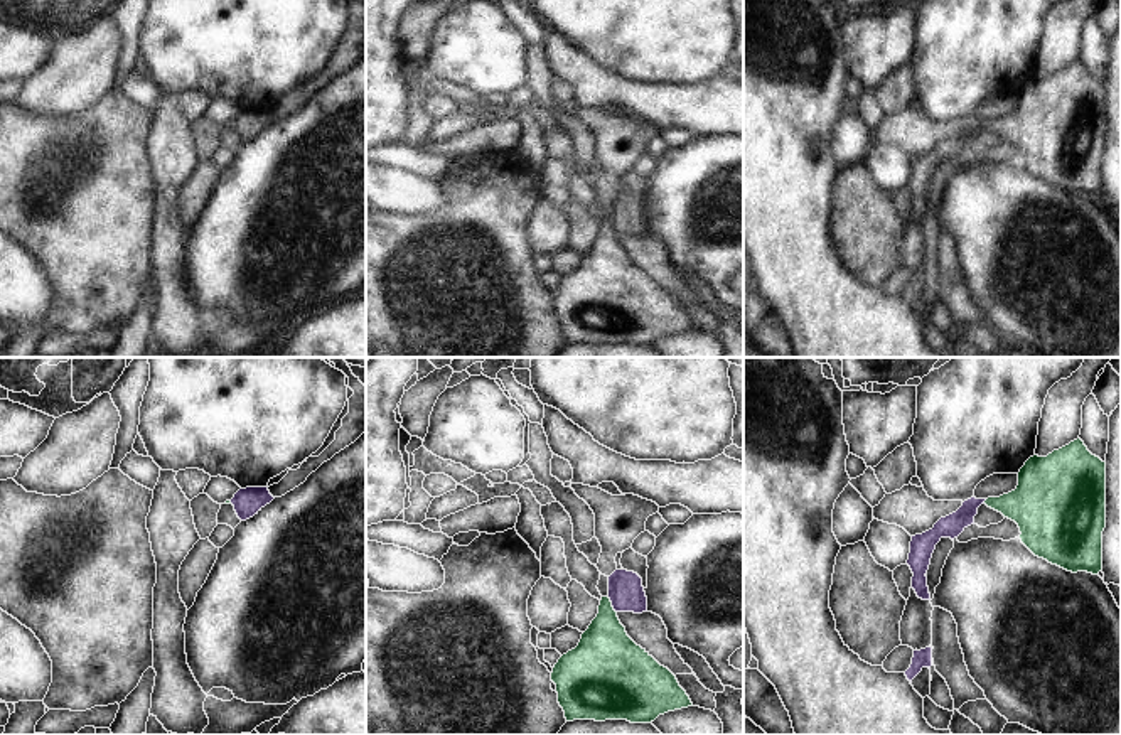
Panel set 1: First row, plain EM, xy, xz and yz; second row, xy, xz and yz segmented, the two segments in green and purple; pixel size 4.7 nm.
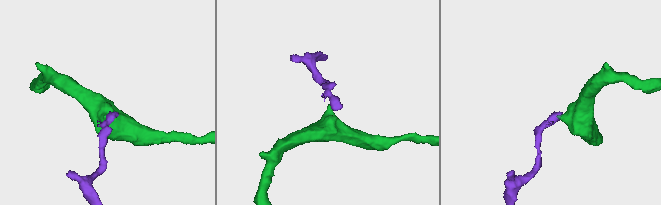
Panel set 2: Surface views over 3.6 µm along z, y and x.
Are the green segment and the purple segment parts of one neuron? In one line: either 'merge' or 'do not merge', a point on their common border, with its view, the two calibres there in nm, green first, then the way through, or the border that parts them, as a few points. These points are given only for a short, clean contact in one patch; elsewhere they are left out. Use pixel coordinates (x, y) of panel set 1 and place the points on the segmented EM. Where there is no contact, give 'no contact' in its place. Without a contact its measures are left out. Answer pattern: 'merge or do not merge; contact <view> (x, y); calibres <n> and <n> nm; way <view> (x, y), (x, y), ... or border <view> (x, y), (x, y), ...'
do not merge; contact xz (611, 606); calibres 300 and 170 nm; border xz (607, 597), (616, 612)

